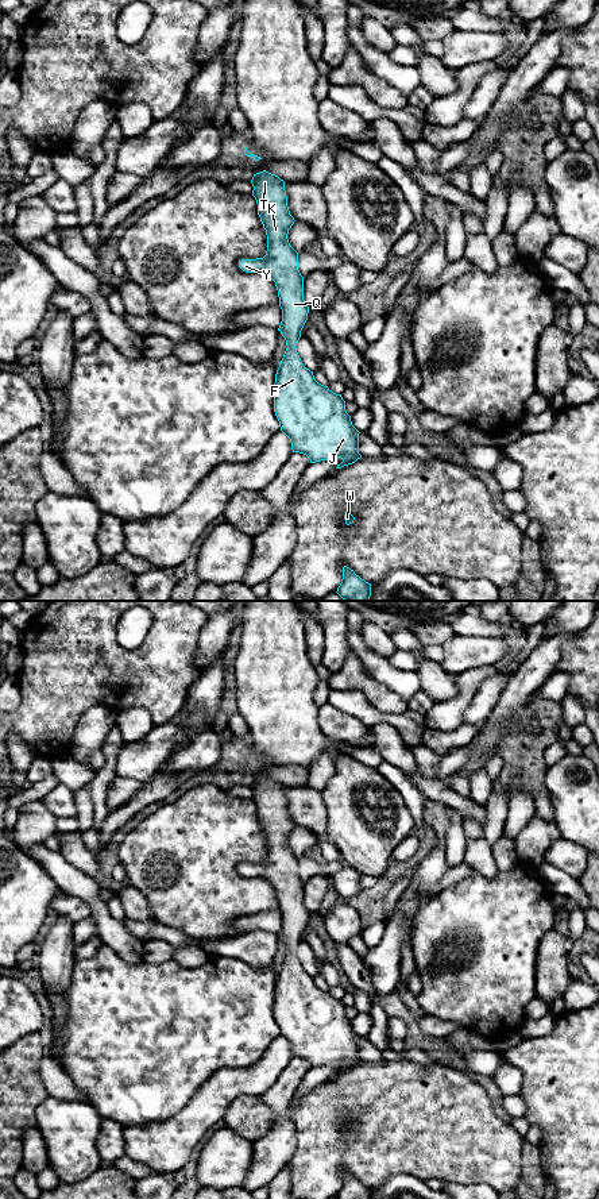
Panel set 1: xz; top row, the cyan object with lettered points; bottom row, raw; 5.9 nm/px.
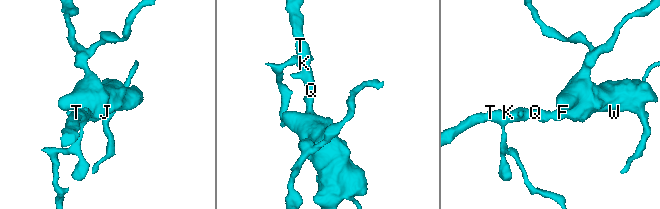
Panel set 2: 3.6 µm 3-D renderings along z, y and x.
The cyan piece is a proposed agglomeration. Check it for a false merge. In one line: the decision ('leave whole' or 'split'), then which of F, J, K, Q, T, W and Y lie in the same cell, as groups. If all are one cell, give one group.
leave whole; groups F J K Q T W Y

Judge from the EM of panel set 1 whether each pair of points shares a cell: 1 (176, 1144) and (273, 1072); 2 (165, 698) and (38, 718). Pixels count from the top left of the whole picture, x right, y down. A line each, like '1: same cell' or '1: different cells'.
1: same cell
2: same cell

